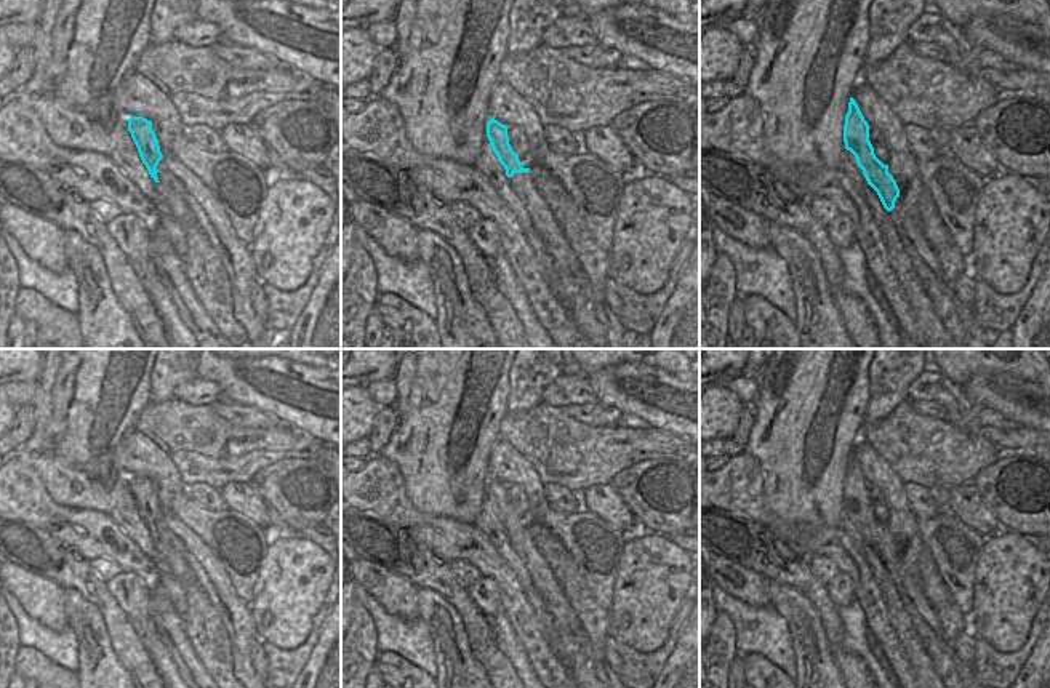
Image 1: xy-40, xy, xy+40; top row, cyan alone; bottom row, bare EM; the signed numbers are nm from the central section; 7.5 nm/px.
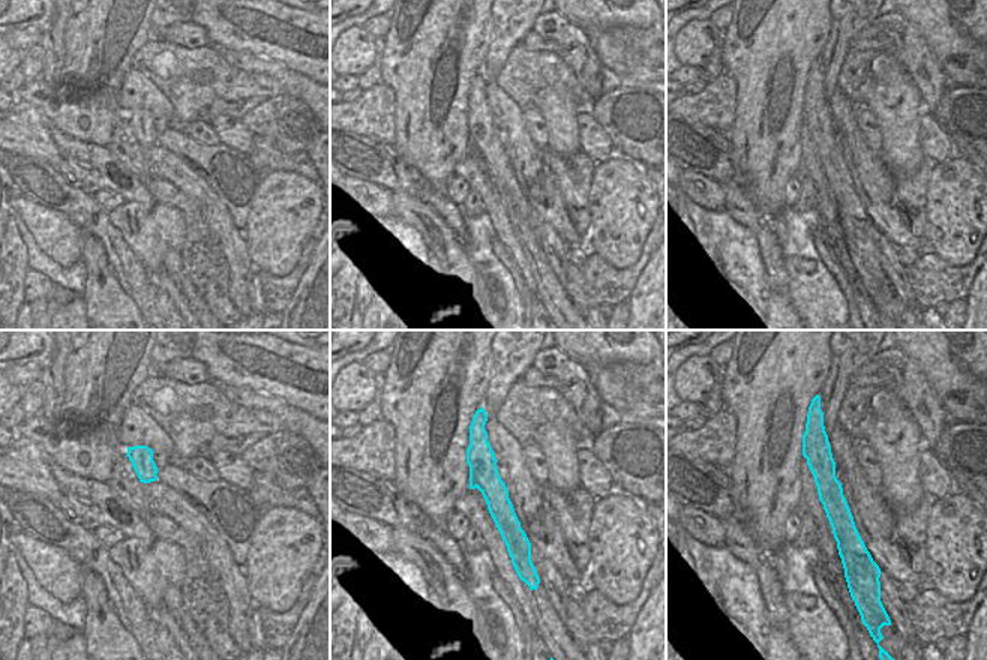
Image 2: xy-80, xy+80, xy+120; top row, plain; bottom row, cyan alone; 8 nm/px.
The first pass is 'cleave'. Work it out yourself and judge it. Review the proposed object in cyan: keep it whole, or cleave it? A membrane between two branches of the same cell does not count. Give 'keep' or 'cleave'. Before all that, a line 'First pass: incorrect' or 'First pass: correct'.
First pass: correct
cleave

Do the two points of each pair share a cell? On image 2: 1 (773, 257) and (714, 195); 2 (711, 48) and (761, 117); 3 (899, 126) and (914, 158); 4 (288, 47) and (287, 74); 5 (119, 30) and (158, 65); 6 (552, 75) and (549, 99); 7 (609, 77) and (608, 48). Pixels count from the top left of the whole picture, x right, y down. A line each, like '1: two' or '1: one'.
1: two
2: two
3: one
4: two
5: two
6: two
7: two

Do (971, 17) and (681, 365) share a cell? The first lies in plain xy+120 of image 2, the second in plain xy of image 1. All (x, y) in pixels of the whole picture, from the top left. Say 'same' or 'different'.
same

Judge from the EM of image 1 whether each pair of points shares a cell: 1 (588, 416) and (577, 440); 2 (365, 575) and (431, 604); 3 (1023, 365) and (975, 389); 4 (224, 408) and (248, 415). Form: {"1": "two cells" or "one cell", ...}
{"1": "two cells", "2": "two cells", "3": "two cells", "4": "one cell"}

